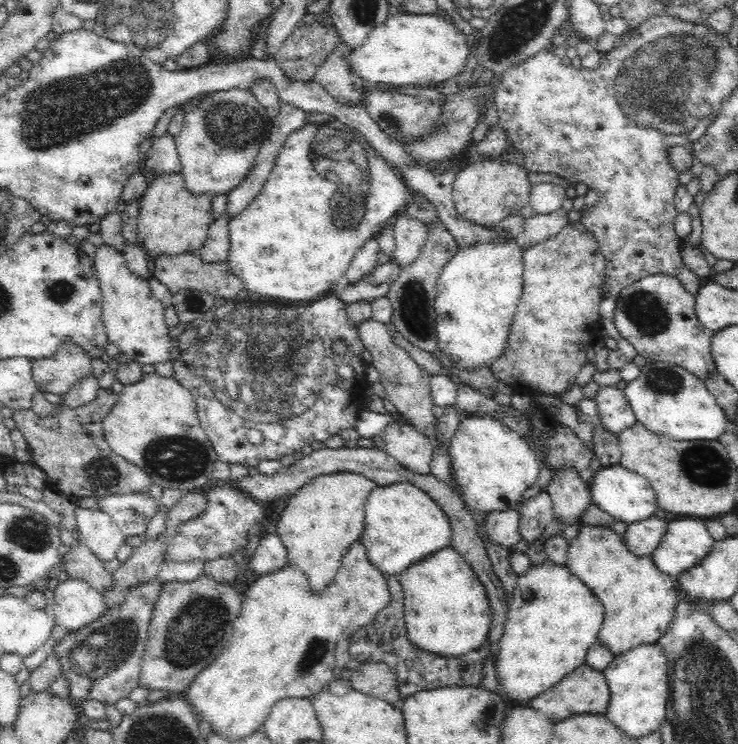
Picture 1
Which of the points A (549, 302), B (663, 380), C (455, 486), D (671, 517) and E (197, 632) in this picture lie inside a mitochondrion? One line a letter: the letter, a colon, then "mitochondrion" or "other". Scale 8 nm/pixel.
A: other
B: mitochondrion
C: other
D: other
E: mitochondrion

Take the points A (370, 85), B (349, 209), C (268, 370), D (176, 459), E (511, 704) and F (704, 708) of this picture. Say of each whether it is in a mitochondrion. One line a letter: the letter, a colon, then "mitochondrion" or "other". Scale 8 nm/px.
A: other
B: mitochondrion
C: mitochondrion
D: mitochondrion
E: other
F: mitochondrion

